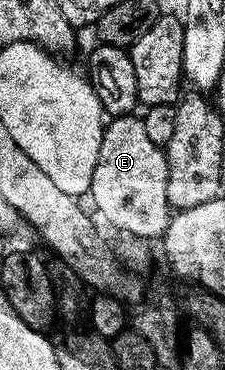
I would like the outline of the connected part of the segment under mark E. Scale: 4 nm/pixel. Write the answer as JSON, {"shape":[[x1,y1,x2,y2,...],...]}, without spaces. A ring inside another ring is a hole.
{"shape":[[136,113,115,116,104,129,90,192,90,200,100,210,101,217,117,227,117,232,159,240,174,214,166,197,167,180,168,156,150,141,143,118]]}

